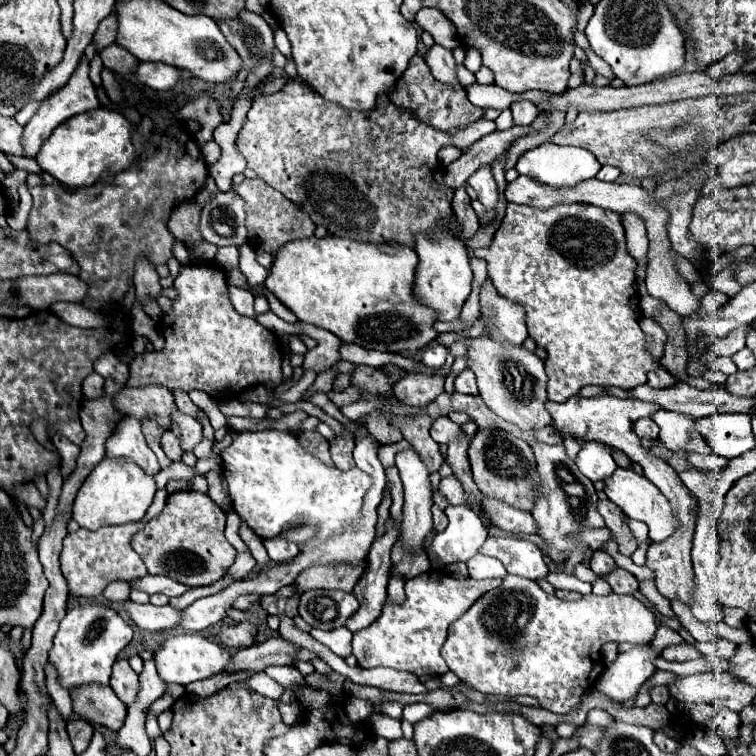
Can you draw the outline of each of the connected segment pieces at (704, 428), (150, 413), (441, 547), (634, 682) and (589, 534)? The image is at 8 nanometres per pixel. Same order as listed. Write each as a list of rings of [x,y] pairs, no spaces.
[[[712,414],[698,418],[694,428],[718,456],[728,460],[754,448],[750,414]]]
[[[160,386],[120,390],[112,398],[112,404],[124,416],[132,416],[140,422],[144,418],[164,420],[164,422],[158,422],[162,430],[172,428],[172,414],[178,412],[172,392],[168,392],[166,388],[160,388]]]
[[[466,504],[448,506],[444,512],[450,524],[444,532],[436,534],[430,544],[430,568],[440,568],[450,562],[468,562],[488,538],[488,530]]]
[[[640,644],[630,652],[618,654],[618,658],[598,678],[596,690],[610,702],[624,704],[626,700],[634,698],[642,682],[656,672],[656,666],[652,664],[654,658],[656,654],[650,644]]]
[[[608,528],[584,530],[584,532],[580,532],[580,536],[578,536],[578,540],[584,540],[584,542],[588,542],[590,550],[598,550],[598,548],[602,548],[602,546],[604,546],[604,542],[606,542],[608,538],[610,538],[610,532],[608,532]]]

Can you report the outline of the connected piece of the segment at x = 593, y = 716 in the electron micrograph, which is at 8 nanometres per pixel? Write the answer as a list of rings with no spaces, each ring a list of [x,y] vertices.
[[[593,709],[591,710],[586,719],[586,723],[598,725],[602,727],[609,726],[613,721],[613,718],[602,709]]]

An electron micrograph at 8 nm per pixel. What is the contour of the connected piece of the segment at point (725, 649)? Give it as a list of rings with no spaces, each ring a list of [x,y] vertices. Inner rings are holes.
[[[719,638],[716,641],[716,654],[721,659],[730,659],[736,650],[737,645],[733,642],[725,639],[725,638]]]

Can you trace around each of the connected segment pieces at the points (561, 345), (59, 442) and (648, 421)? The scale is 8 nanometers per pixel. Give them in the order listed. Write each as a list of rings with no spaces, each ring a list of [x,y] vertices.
[[[508,204],[500,228],[488,248],[474,252],[488,262],[488,276],[500,296],[526,308],[528,334],[548,352],[548,400],[564,402],[588,384],[632,390],[646,384],[646,374],[662,368],[646,350],[646,334],[638,326],[640,296],[632,288],[636,262],[626,250],[620,214],[592,204],[556,204],[548,210]]]
[[[56,434],[56,436],[52,438],[52,442],[54,442],[56,450],[58,450],[60,456],[62,456],[60,474],[62,474],[62,478],[66,480],[68,474],[72,474],[74,468],[76,468],[76,458],[78,458],[78,454],[80,454],[80,448],[78,448],[76,444],[72,444],[70,440],[66,440],[64,436],[60,436],[60,434]]]
[[[640,418],[636,424],[634,424],[634,432],[640,436],[640,438],[658,438],[658,426],[652,418]]]

